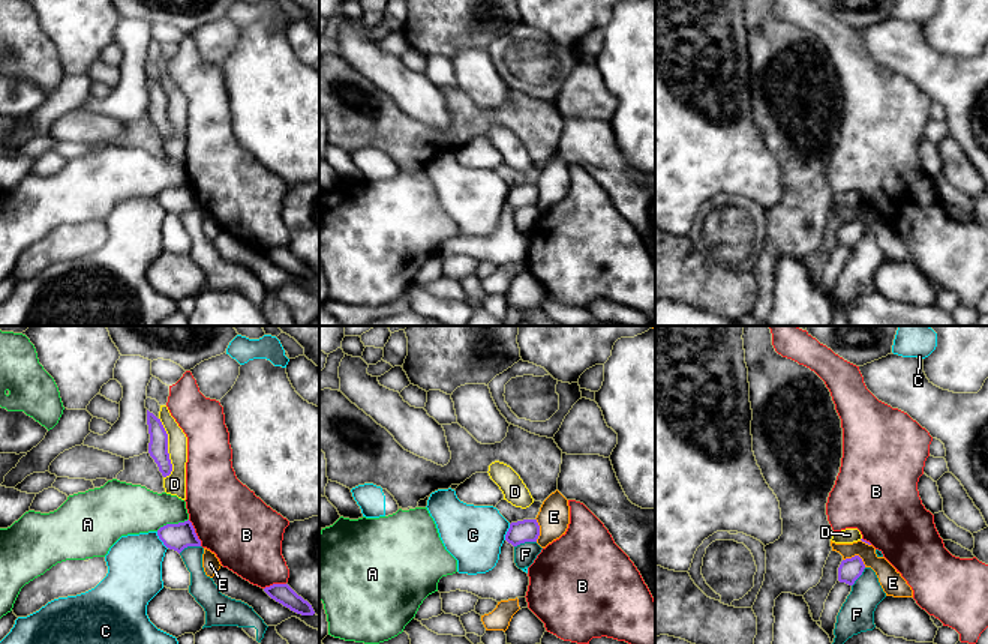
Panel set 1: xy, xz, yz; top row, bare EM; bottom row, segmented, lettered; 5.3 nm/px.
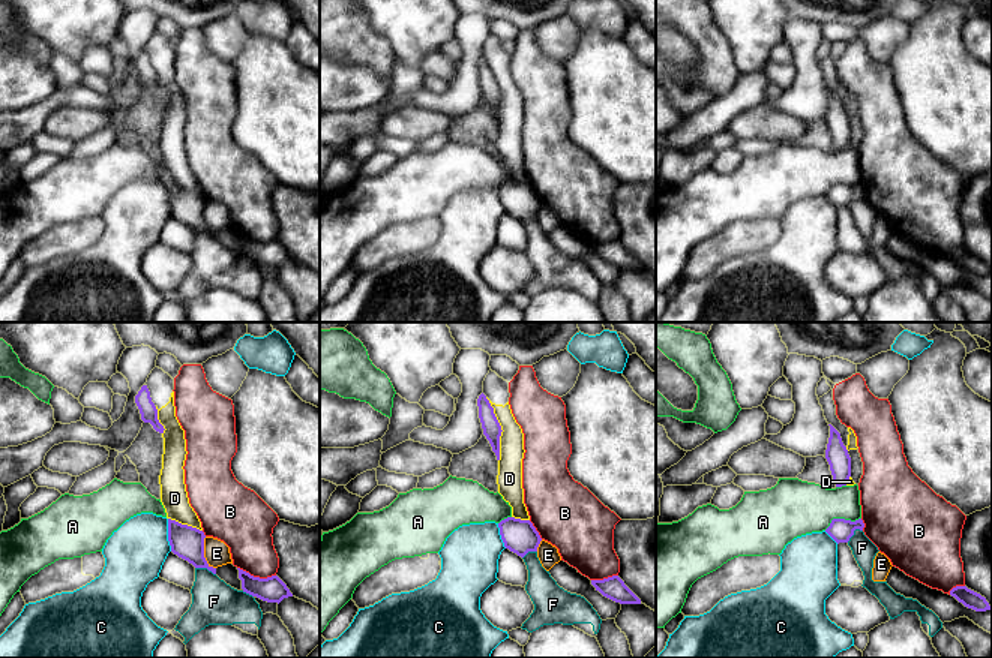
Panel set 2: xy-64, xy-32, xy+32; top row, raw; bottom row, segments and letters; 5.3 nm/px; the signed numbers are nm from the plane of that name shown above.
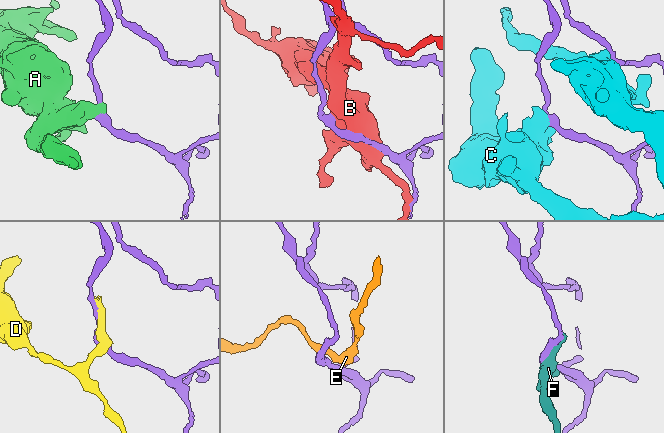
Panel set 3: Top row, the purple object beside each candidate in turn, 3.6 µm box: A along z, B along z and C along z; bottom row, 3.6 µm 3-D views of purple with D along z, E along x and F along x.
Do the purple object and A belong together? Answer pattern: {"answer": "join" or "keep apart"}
{"answer": "keep apart"}

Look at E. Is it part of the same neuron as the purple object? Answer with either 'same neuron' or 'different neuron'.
different neuron

